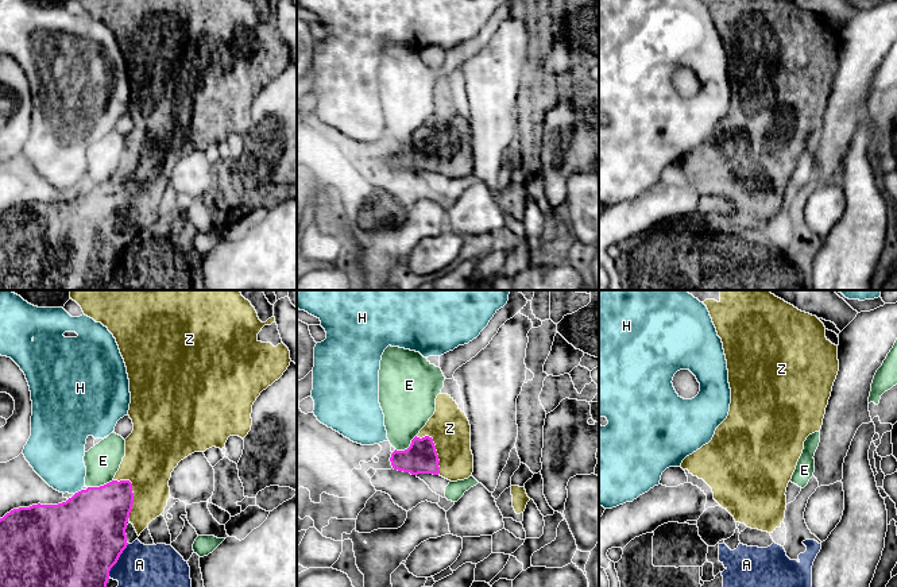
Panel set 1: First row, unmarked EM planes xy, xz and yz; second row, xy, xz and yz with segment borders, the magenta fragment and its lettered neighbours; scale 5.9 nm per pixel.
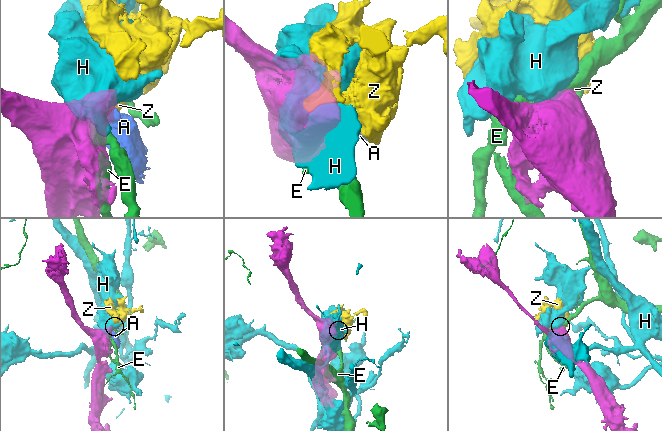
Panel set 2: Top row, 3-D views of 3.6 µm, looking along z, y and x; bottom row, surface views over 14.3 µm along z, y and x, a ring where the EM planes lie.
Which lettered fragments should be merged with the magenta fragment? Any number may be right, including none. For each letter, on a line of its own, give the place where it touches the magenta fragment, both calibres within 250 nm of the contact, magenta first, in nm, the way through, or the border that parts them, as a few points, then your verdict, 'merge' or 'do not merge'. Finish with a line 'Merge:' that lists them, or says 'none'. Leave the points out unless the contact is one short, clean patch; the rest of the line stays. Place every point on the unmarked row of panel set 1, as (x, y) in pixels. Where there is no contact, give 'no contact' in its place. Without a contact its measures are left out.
A: xy (118, 257) | 480/420 nm | do not merge
E: xy (100, 184) | 420/200 nm | do not merge
H: xy (78, 189) | 440/320 nm | along xy (81, 186), (74, 192) | do not merge
Z: xy (131, 189) | 360/320 nm | across xy (97, 213), (131, 189), (142, 178), (151, 153) | merge
Merge: Z

